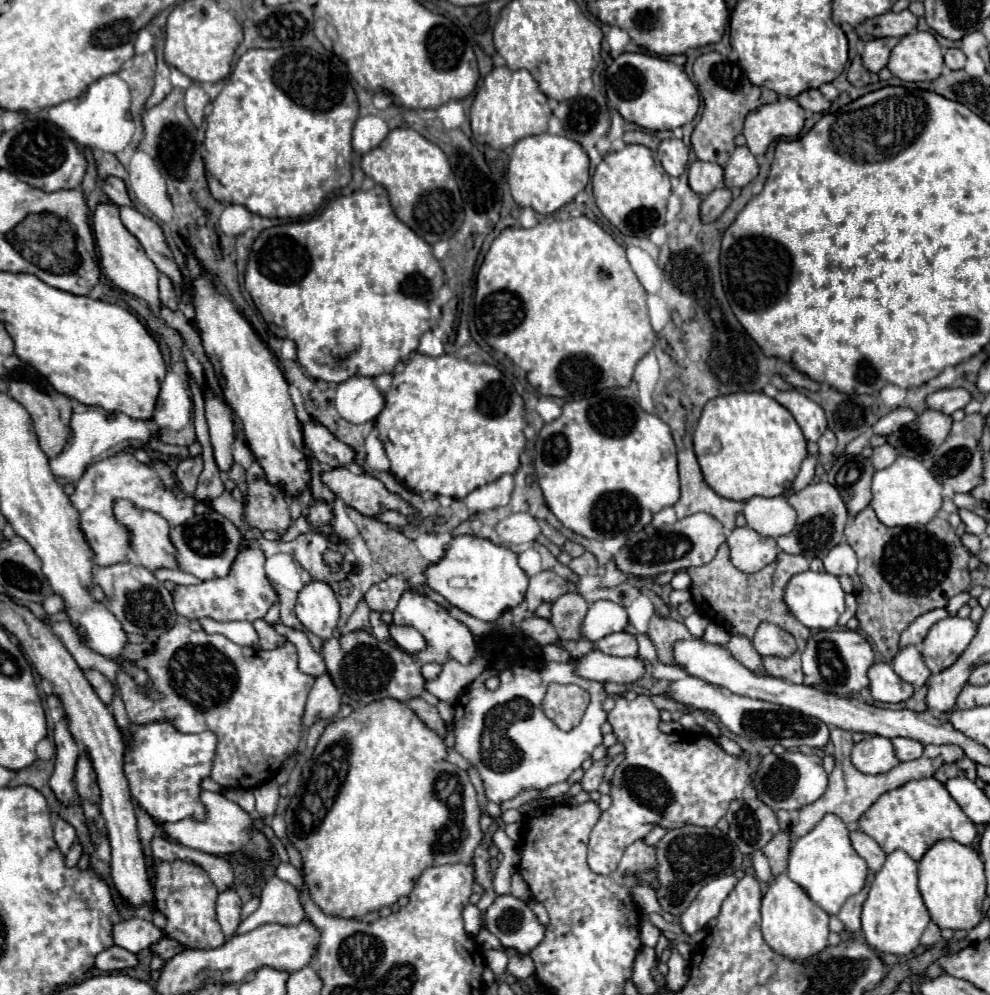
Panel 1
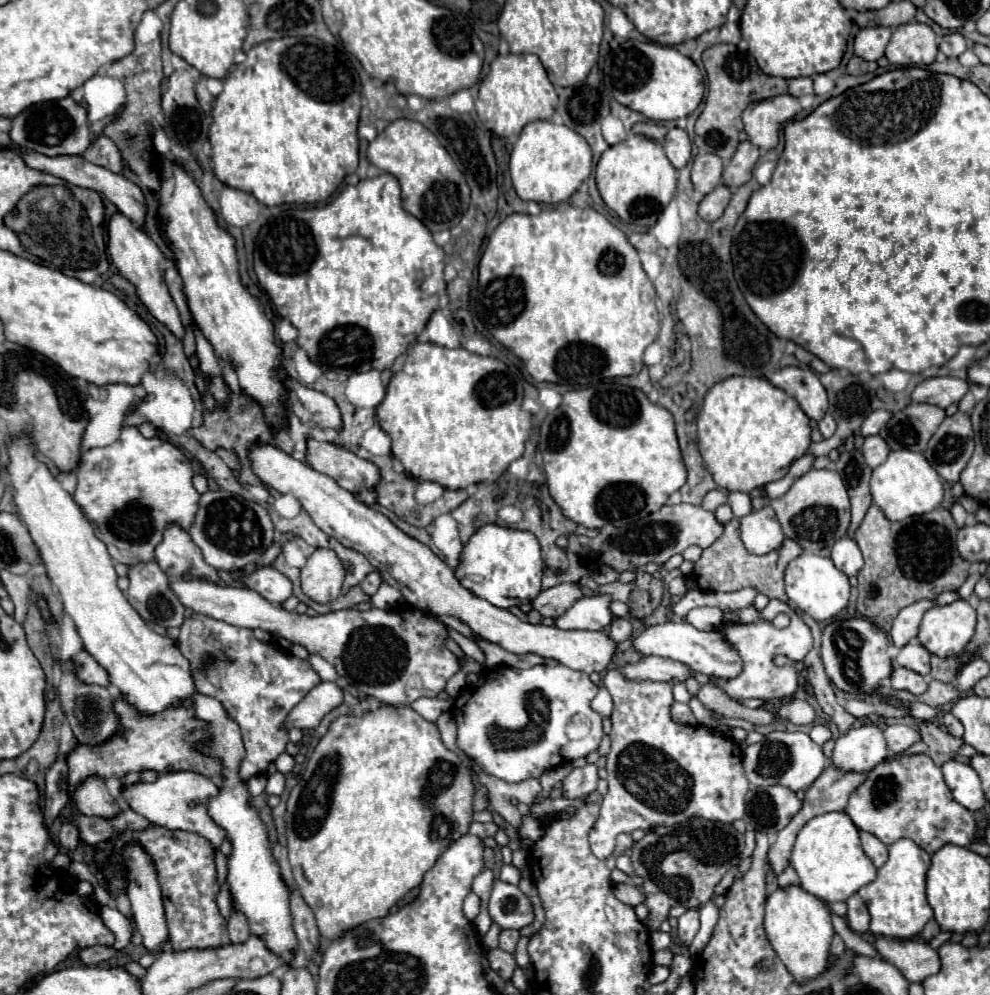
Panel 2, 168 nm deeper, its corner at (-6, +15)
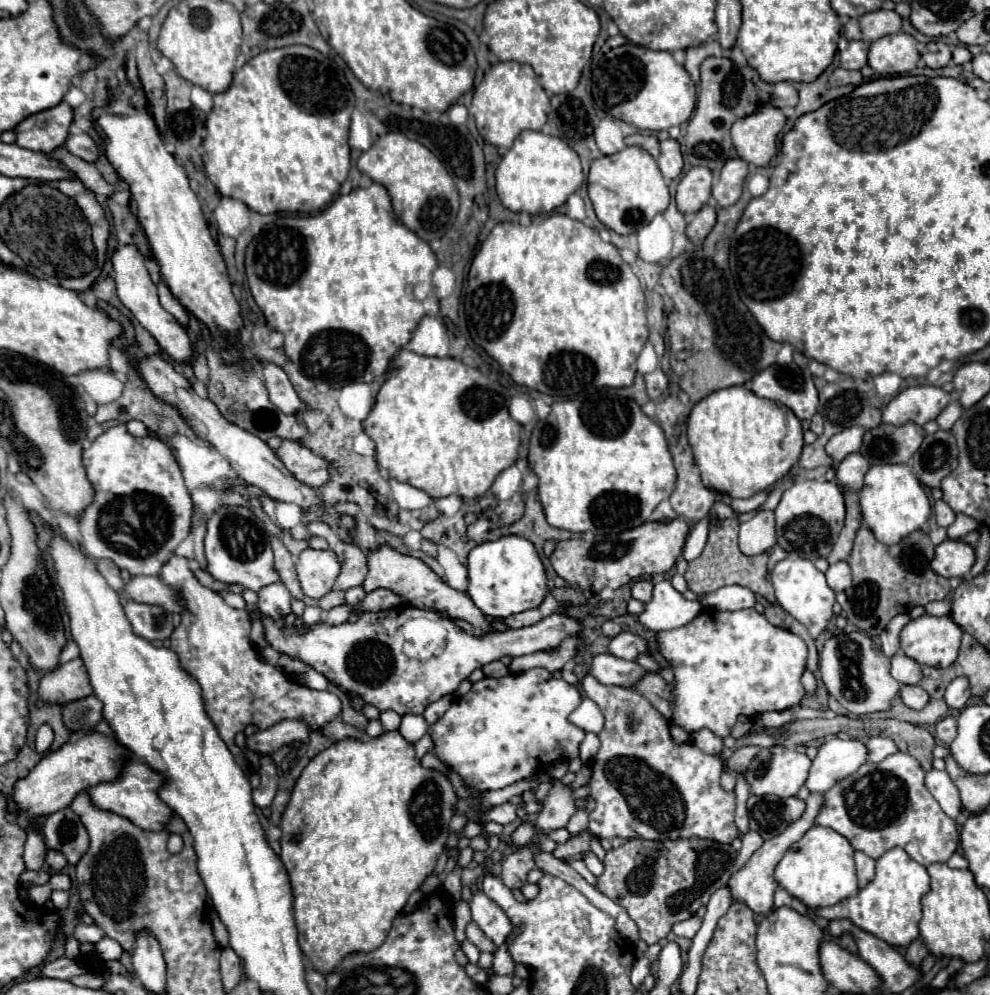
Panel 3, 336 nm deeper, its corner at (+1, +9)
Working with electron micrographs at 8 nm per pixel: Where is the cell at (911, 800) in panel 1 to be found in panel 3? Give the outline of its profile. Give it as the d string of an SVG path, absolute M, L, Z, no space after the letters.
M903 753L889 755L881 763L867 761L855 775L841 779L831 791L825 791L815 825L841 833L855 851L863 851L871 859L879 859L885 851L901 847L923 867L939 861L945 863L959 845L955 821L943 815L939 803L925 789L925 771L917 759L903 757Z

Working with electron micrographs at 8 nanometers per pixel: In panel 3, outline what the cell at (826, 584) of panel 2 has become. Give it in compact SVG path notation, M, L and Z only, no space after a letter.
M783 559L779 561L773 571L769 573L769 579L775 589L777 603L799 623L807 627L813 639L817 639L825 627L829 625L829 619L833 617L833 603L835 603L835 593L829 589L825 575L809 561L809 559Z

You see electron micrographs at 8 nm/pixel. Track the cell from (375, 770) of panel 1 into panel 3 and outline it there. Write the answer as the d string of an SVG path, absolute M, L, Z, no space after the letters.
M387 731L381 737L369 739L369 741L345 739L345 741L331 745L329 749L321 751L317 757L313 757L309 761L309 765L303 769L303 773L291 793L291 801L281 819L283 837L281 837L281 855L279 857L289 873L293 895L295 895L295 921L297 921L297 929L299 929L299 947L315 971L329 975L347 955L359 953L359 951L367 953L367 951L373 951L375 947L383 945L383 939L387 939L393 919L403 911L409 895L413 891L417 891L421 887L421 883L427 879L427 875L433 871L437 857L443 851L447 835L449 835L449 821L453 817L455 803L457 803L457 795L453 791L453 785L447 781L447 777L437 769L423 769L421 763L415 759L413 745L407 743L399 731Z

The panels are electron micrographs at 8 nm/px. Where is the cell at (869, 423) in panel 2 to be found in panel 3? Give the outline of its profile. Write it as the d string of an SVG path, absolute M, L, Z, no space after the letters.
M849 427L847 431L833 435L825 445L827 455L833 457L835 461L843 461L847 455L859 451L861 441L863 441L863 433L865 433L863 427Z

